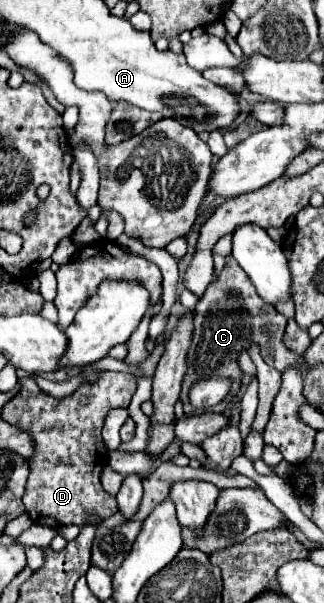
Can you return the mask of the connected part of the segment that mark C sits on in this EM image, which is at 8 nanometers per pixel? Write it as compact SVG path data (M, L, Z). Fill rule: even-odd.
M231 259L221 271L219 279L209 285L209 289L203 293L203 297L195 307L193 337L187 353L187 373L183 377L183 389L181 389L181 401L185 405L185 413L199 411L197 407L191 405L187 395L189 389L195 385L195 381L199 381L201 375L205 375L205 371L207 371L207 379L221 377L221 379L231 379L231 383L239 383L241 369L237 365L237 357L255 339L261 347L261 355L267 365L275 367L277 371L283 371L289 365L297 365L301 361L299 355L291 353L281 343L285 325L287 325L287 317L283 317L281 313L275 311L273 305L265 305L265 301L257 297L257 289L253 289L249 277L245 277L237 261ZM265 327L271 331L271 337L267 335Z

